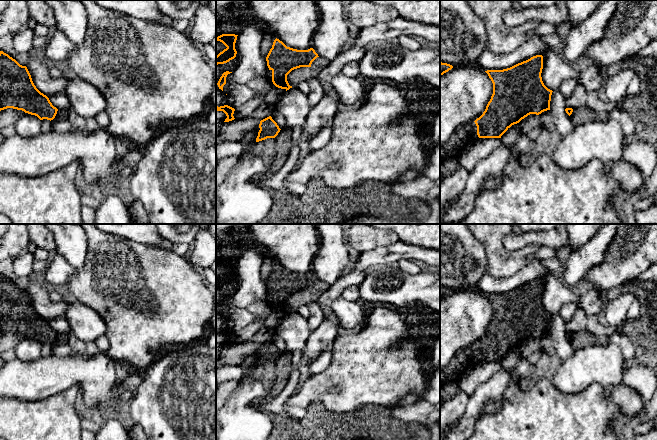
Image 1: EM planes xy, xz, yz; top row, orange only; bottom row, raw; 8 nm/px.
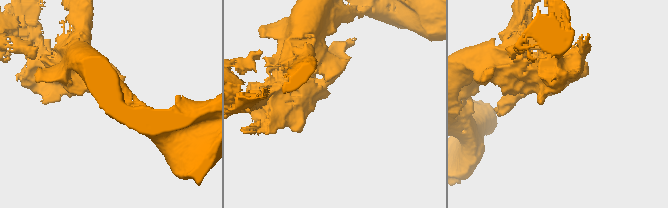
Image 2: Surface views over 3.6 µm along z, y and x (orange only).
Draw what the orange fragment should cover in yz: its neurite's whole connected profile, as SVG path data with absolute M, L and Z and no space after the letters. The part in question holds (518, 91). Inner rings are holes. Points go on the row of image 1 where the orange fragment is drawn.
M536 55L507 69L485 71L493 83L493 94L483 114L474 121L479 138L501 138L512 125L528 115L550 110L553 91L544 85L542 69L543 56Z

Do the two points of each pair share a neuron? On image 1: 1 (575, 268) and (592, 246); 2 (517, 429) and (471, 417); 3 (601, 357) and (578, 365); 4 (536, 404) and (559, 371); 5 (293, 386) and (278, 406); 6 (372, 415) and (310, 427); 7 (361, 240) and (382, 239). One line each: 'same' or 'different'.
1: same
2: different
3: same
4: different
5: same
6: same
7: same

